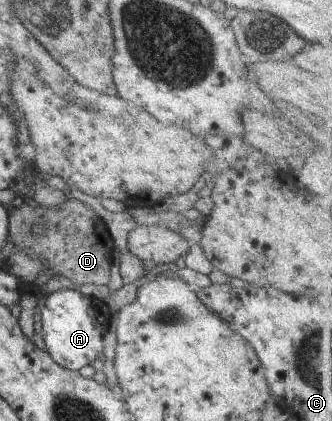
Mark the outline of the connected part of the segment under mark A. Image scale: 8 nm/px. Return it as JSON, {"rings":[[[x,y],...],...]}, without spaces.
{"rings":[[[62,289],[48,295],[44,305],[40,302],[38,307],[47,352],[58,365],[68,370],[80,370],[103,353],[103,336],[110,321],[101,314],[96,299],[85,297],[78,290]]]}

